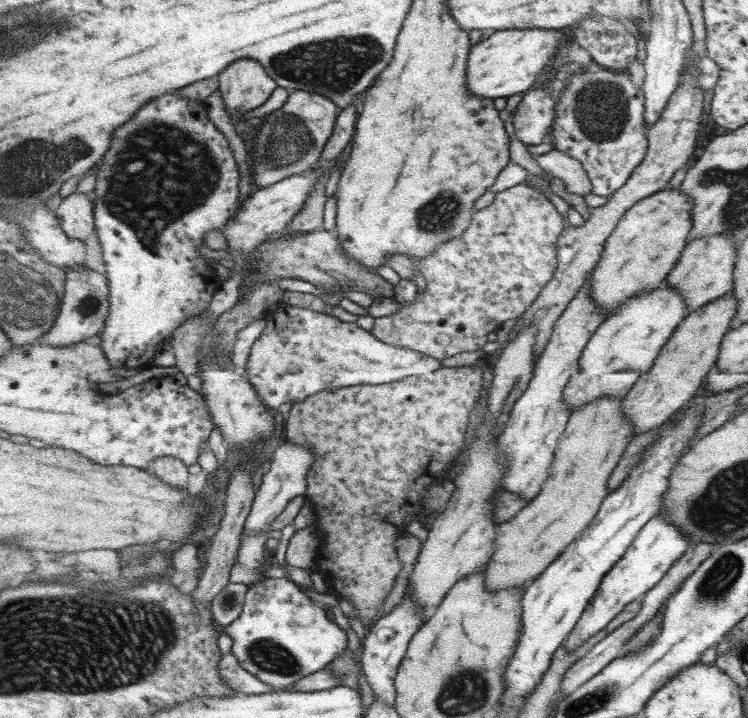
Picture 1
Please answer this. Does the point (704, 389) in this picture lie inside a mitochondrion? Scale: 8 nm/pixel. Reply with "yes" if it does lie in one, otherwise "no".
no

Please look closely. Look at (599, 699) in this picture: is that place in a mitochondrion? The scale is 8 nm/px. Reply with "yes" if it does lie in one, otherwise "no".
yes

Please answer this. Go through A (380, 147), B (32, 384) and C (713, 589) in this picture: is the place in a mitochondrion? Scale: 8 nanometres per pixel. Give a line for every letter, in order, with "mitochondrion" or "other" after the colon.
A: other
B: other
C: mitochondrion

